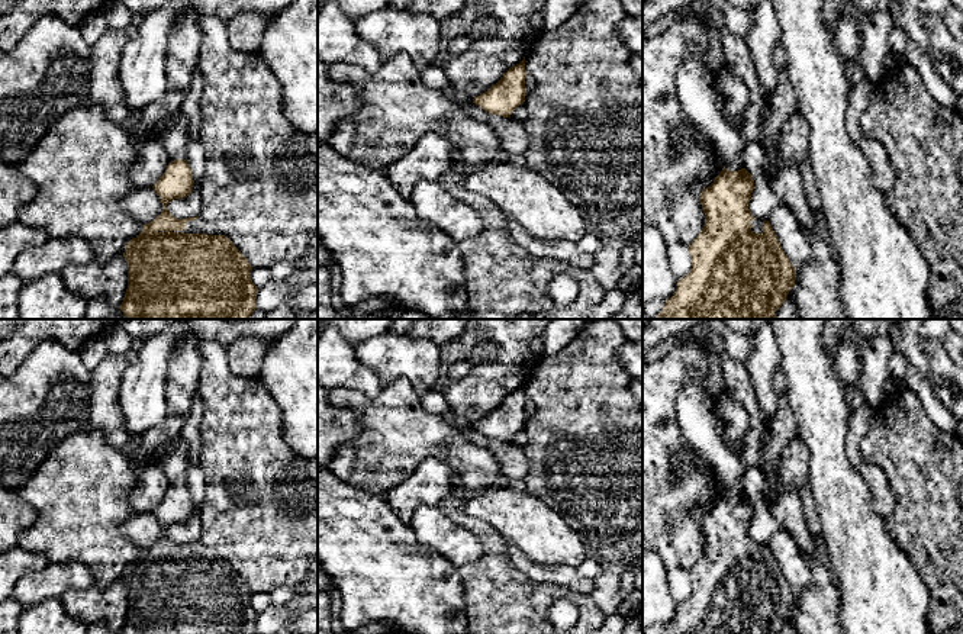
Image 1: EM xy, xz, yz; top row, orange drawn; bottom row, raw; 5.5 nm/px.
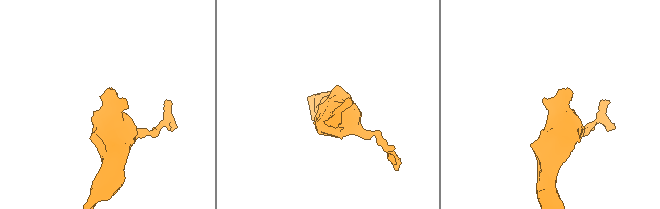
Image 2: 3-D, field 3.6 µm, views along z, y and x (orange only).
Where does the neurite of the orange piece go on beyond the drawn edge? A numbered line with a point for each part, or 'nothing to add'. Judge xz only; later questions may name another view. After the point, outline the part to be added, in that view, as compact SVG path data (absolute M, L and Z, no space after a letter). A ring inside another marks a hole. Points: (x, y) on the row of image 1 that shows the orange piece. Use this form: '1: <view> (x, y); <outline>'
nothing to add

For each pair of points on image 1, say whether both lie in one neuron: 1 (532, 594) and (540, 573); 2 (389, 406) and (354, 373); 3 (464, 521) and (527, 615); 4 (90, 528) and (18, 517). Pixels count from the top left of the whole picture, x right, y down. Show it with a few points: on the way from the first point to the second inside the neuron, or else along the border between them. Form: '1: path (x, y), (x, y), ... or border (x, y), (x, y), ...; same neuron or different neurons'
1: border (511, 560), (534, 581), (561, 583), (570, 589); different neurons
2: border (344, 386), (369, 396), (374, 396), (383, 388); different neurons
3: path (489, 540), (495, 546), (495, 583), (502, 591); same neuron
4: border (18, 492), (34, 509), (35, 521), (16, 544); different neurons

